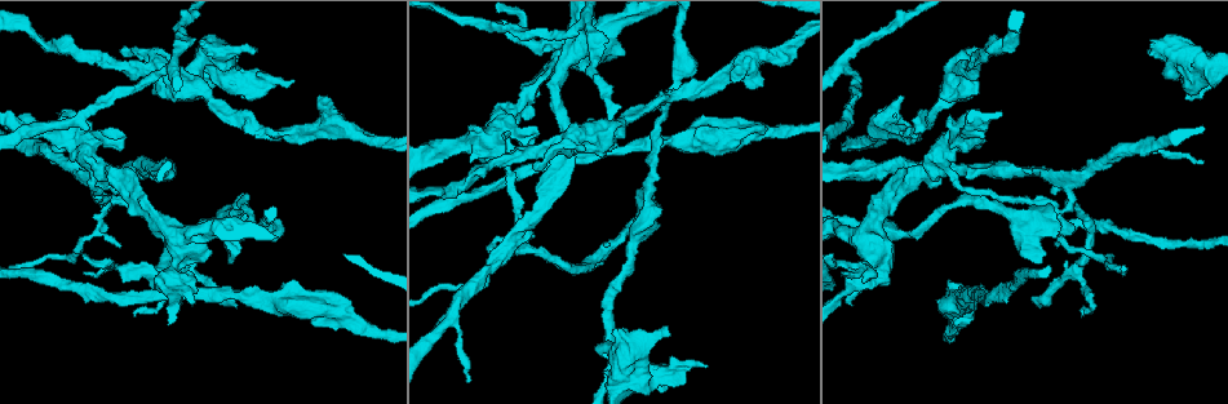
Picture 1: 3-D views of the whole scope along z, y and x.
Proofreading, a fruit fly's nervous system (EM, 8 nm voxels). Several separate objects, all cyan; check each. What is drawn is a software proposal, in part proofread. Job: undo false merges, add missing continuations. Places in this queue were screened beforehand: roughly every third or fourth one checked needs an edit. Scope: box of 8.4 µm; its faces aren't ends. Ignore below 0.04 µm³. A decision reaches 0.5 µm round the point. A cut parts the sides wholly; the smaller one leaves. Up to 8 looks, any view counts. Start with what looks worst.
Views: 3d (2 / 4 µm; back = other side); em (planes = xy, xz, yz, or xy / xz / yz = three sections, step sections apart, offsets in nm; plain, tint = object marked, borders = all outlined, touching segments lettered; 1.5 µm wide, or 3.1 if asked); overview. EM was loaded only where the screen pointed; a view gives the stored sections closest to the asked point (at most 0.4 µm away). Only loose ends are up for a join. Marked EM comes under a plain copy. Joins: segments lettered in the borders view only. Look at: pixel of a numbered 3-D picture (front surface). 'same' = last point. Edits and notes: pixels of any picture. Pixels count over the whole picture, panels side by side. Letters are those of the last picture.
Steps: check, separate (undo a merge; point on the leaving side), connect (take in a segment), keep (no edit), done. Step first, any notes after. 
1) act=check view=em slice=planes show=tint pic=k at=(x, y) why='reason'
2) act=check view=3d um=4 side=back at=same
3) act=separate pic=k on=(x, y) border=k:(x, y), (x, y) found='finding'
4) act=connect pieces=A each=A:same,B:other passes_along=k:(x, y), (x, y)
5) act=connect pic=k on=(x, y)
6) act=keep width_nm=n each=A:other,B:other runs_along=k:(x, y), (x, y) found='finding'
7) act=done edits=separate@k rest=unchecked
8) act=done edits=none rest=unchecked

act=check view=em slice=planes show=borders pic=1 at=(292, 81) why='free end'

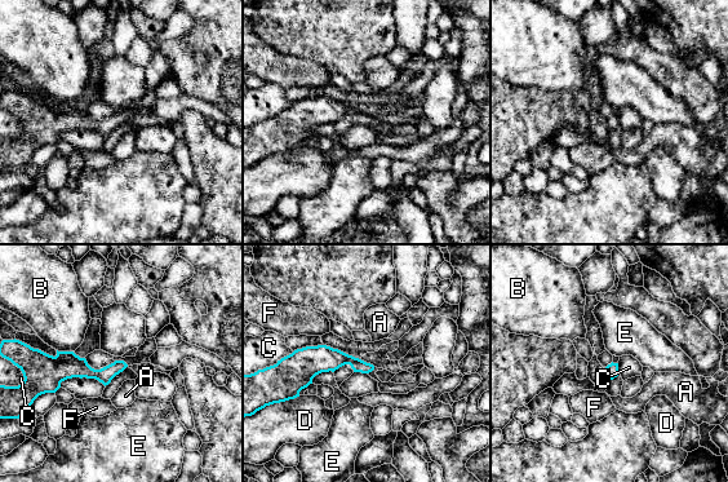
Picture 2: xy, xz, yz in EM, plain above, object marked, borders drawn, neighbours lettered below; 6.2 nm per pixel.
act=keep each=A:other,B:other,C:other,D:other,E:other,F:other runs_along=2:(41, 362), (92, 374), (121, 366) found='no lettered segment goes on from it'

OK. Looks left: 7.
act=check view=3d um=4 side=back pic=1 at=(319, 94) why='free end'

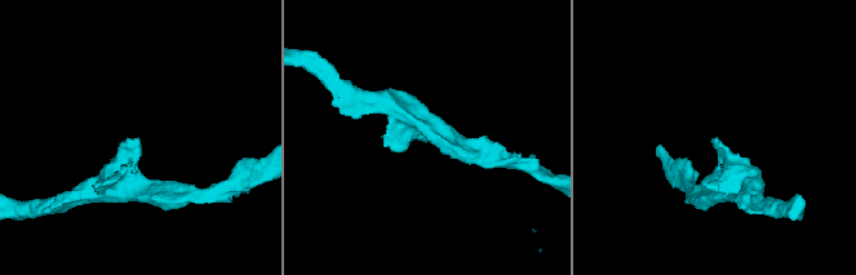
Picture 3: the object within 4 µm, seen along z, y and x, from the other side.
act=check view=em slice=planes show=borders pic=3 at=(715, 137) why='now the EM'

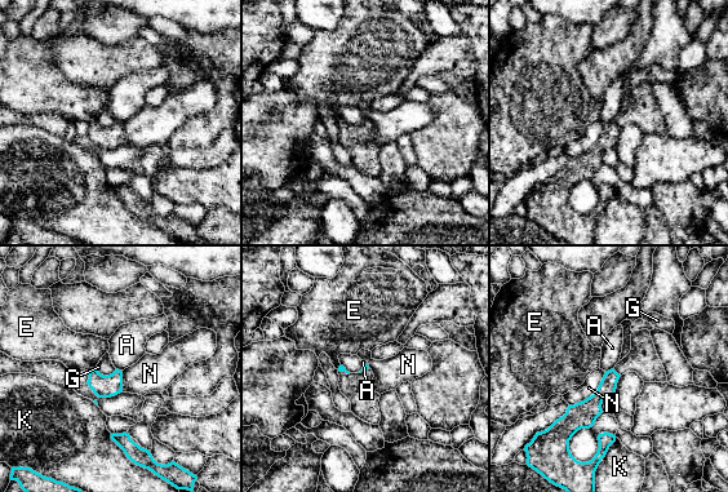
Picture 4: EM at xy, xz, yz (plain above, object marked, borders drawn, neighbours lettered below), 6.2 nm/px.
act=keep each=A:other,E:other,G:other,K:other,N:other border=4:(612, 368), (606, 372) found='none of them fits'

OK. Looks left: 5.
act=check view=3d um=2 side=back pic=1 at=(509, 137) why='sudden change in width'

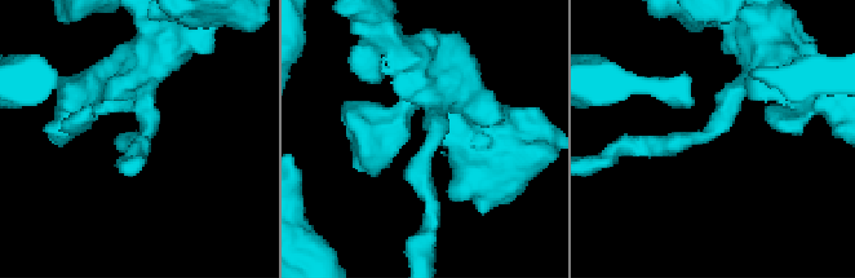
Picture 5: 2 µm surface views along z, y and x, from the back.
act=check view=em slice=xy step=4 show=tint pic=5 at=(432, 131) why='shape alone is not enough'

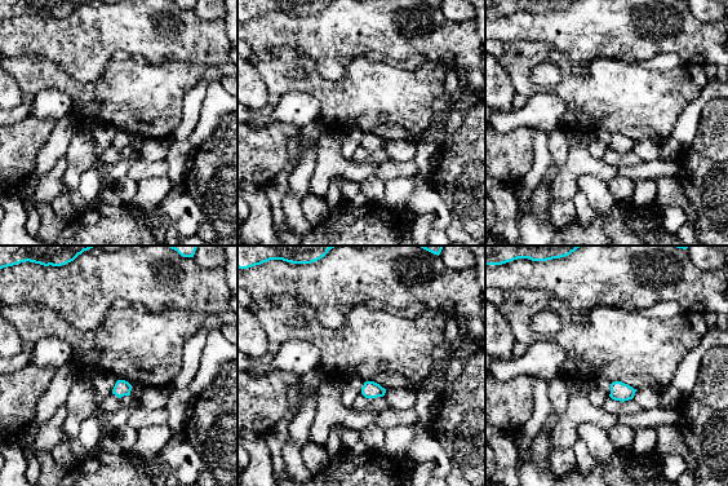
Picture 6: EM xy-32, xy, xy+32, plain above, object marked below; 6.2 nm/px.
act=check view=em slice=planes show=borders at=same

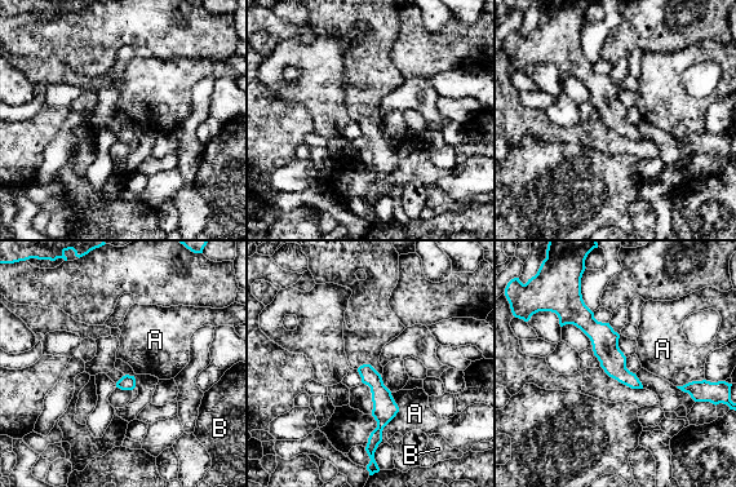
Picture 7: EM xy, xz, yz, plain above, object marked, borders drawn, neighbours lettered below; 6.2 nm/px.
act=keep width_nm=90 each=A:other,B:other runs_along=7:(579, 299), (579, 314), (638, 385) found='all the same neuron'

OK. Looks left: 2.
act=check view=3d um=2 pic=1 at=(341, 314) why='sudden change in width'

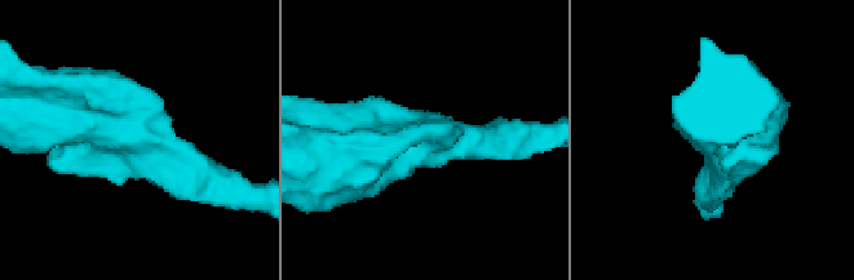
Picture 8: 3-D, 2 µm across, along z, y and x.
act=check view=em slice=yz step=4 show=borders pic=8 at=(425, 145) arm_widths_nm=220,500 why='shape alone is not enough'

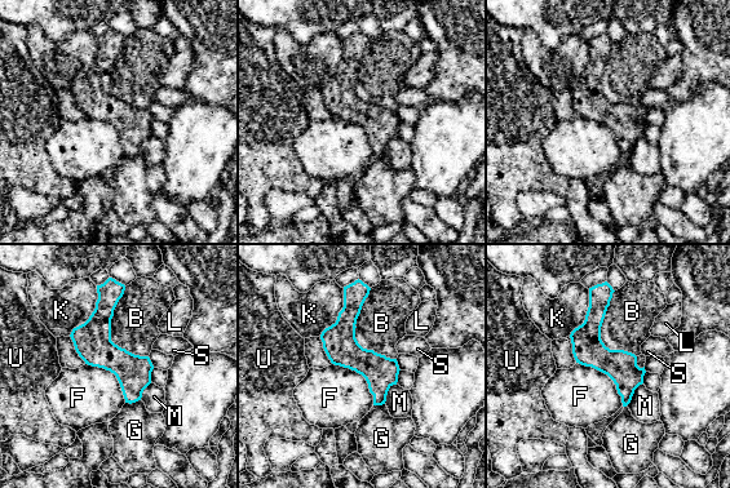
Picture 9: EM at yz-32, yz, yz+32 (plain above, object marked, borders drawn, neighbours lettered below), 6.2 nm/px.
act=keep width_nm=180 each=B:other,F:other,G:other,K:other,L:other,M:other,S:other,U:other found='all the same neuron'

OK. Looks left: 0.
act=done edits=none rest=unchecked

